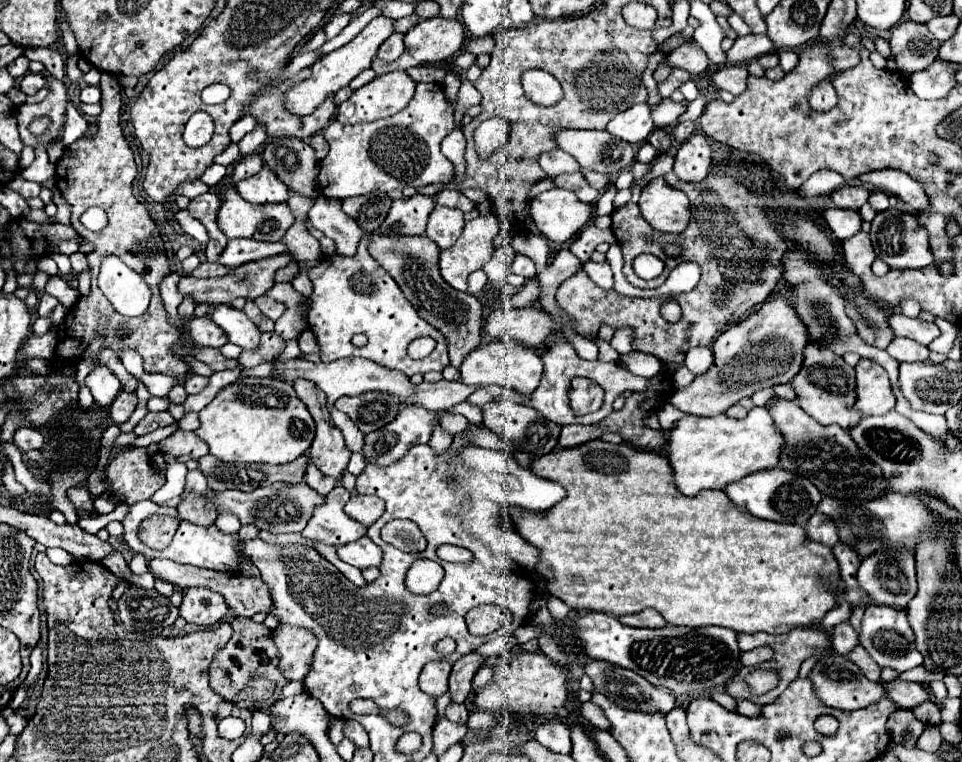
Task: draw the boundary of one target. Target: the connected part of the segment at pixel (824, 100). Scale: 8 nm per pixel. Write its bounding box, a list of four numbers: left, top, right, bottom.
[808,79,836,111]

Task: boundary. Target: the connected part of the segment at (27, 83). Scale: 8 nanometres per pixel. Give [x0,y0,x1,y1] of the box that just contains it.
[20,73,46,95]

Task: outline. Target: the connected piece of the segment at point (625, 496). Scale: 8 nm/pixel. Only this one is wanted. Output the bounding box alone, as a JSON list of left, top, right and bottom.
[506,439,844,635]

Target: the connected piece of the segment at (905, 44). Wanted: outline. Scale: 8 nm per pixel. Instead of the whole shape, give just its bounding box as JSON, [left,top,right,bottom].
[890,21,940,73]

